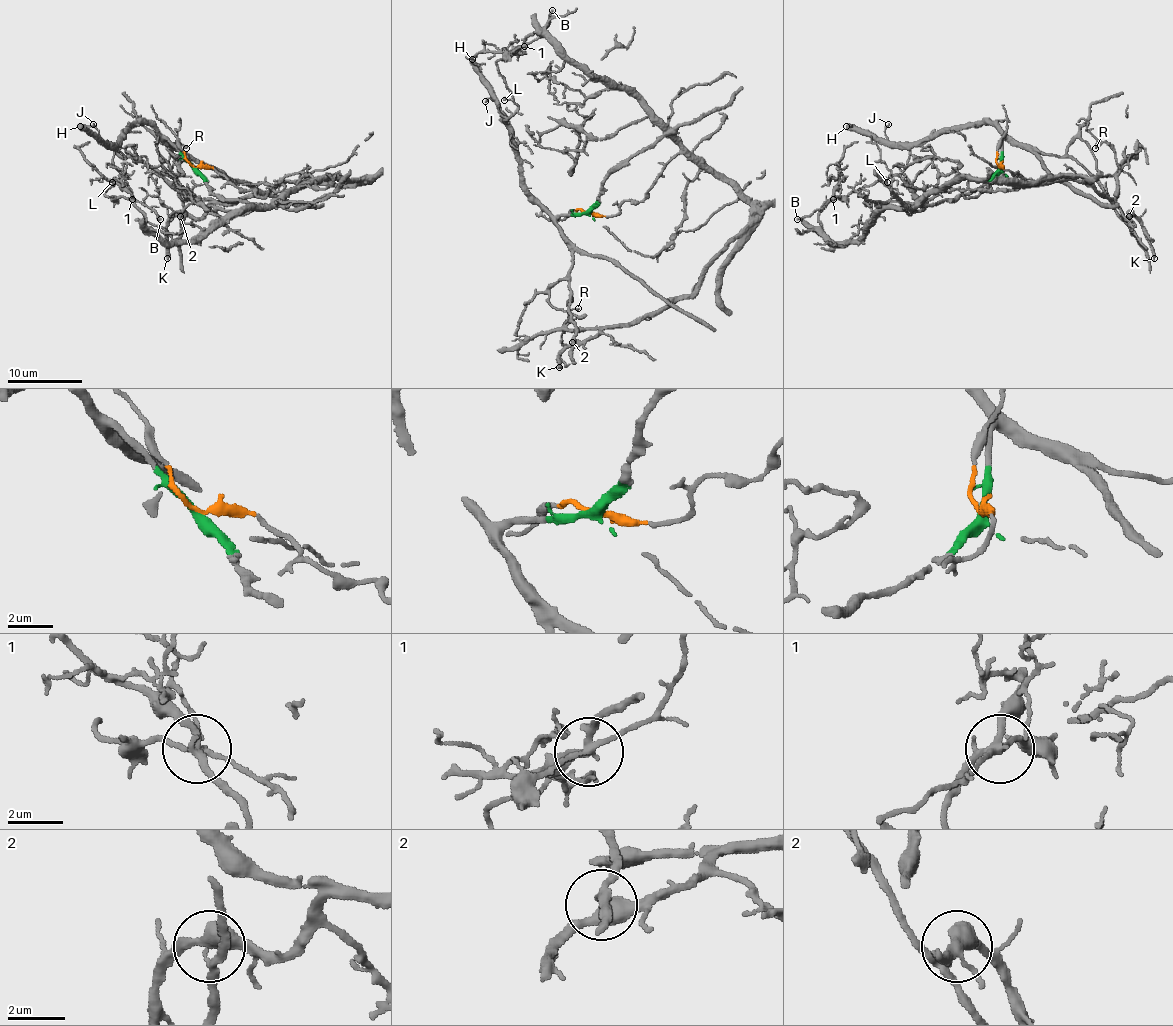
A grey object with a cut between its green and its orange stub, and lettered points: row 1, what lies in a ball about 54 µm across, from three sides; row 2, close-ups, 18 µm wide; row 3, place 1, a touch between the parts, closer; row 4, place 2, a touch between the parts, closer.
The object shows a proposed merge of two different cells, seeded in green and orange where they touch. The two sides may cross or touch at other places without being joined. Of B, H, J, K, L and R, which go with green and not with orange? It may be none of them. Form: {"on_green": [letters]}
{"on_green": ["B", "H", "J", "L"]}

